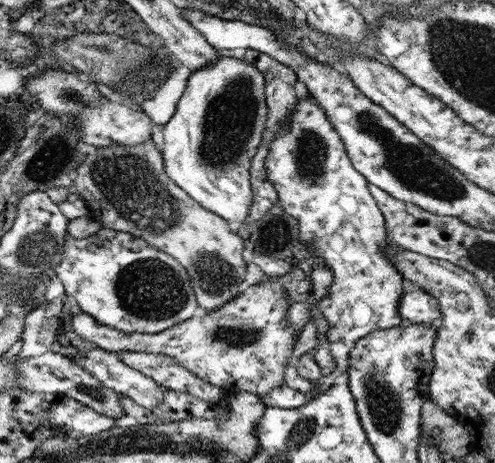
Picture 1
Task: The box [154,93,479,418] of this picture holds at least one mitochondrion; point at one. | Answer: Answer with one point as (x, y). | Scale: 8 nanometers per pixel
(414, 168)

